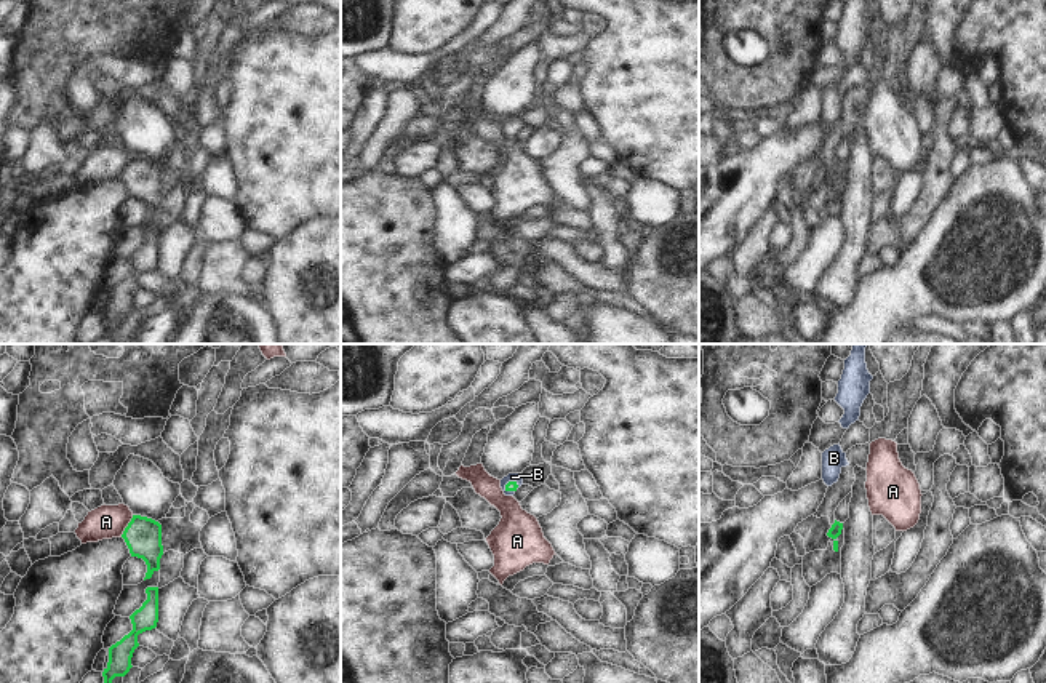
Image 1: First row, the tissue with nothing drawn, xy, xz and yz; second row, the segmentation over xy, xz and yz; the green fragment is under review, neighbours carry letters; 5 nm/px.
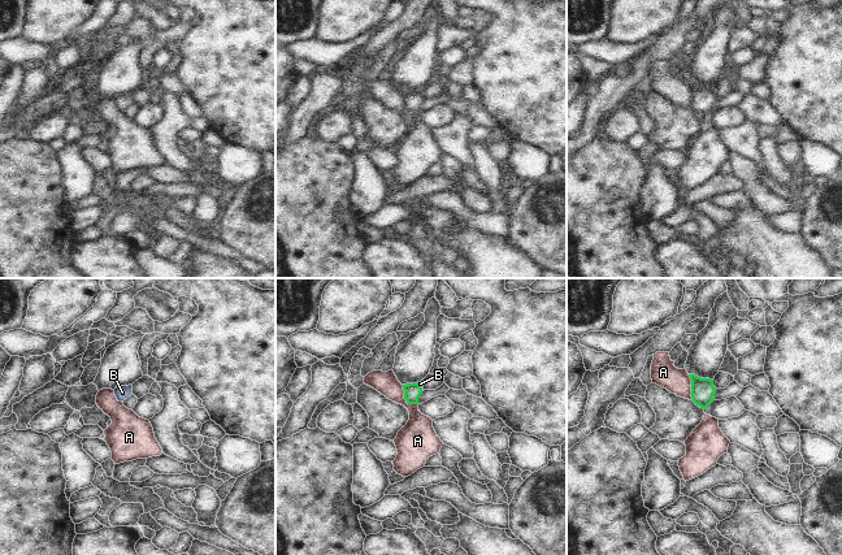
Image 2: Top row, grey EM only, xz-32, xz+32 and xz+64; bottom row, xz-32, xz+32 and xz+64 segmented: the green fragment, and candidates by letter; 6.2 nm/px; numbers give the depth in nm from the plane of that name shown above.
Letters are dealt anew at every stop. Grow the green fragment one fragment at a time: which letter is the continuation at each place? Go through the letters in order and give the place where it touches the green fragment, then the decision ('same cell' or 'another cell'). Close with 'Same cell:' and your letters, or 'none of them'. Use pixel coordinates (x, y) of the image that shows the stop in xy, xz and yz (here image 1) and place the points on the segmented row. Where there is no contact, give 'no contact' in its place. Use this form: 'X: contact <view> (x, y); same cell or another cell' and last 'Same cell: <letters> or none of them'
A: contact xy (127, 527); another cell
B: contact xz (511, 490); same cell
Same cell: B

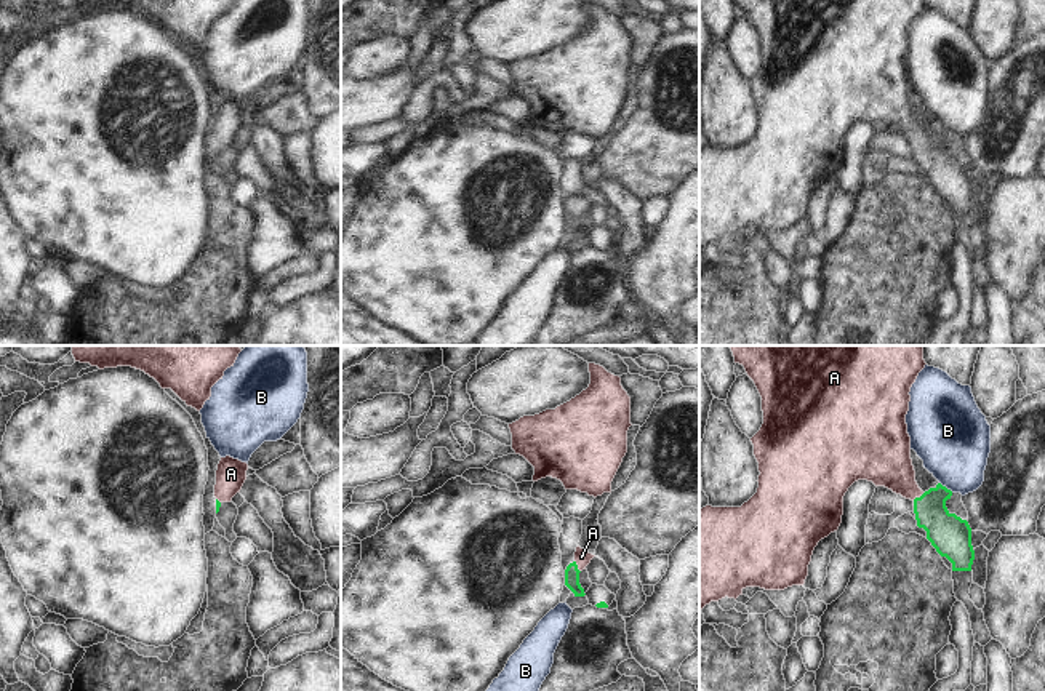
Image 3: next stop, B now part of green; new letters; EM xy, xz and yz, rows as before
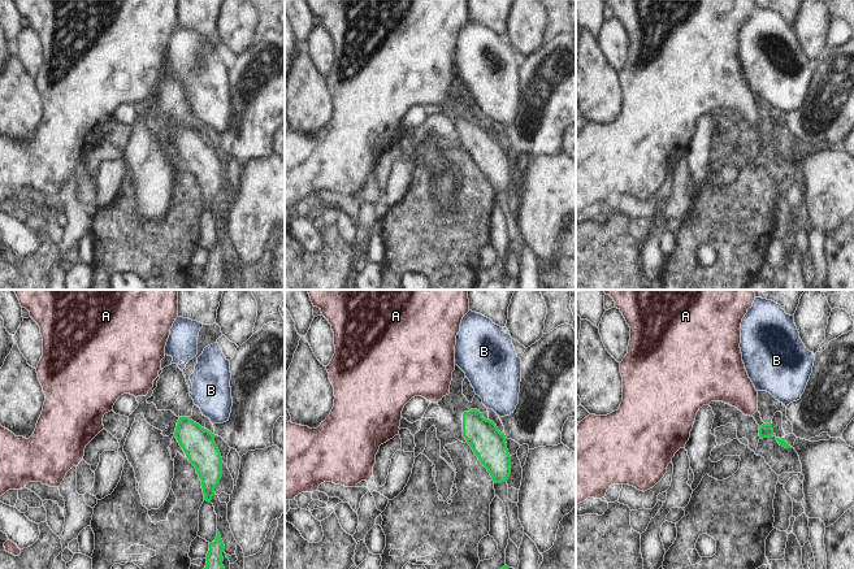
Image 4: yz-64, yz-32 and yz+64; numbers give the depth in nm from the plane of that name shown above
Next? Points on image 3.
A: contact xz (576, 567); same cell
B: contact yz (944, 487); another cell
Same cell: A

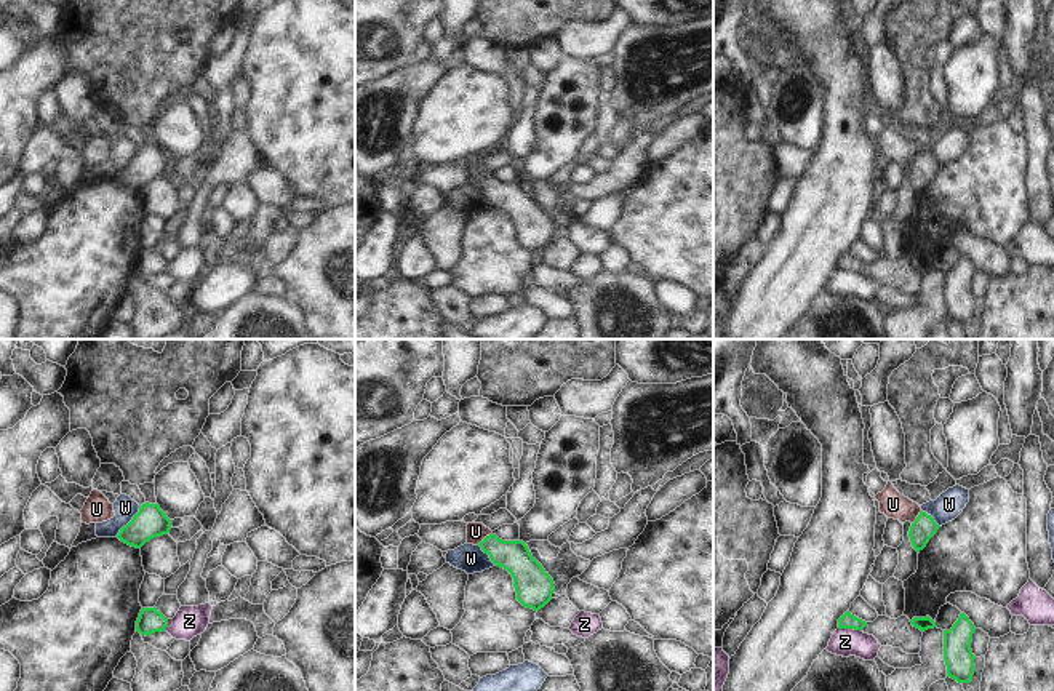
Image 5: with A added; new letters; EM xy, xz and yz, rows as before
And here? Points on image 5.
U: contact xz (485, 538); another cell
W: contact xy (130, 522); another cell
Z: contact yz (850, 627); another cell
Same cell: none of them

